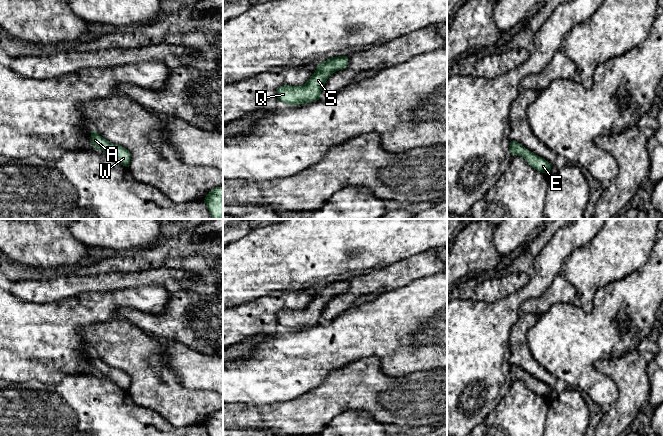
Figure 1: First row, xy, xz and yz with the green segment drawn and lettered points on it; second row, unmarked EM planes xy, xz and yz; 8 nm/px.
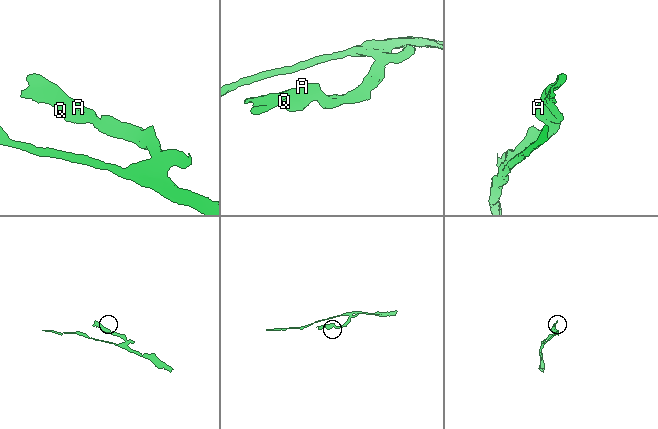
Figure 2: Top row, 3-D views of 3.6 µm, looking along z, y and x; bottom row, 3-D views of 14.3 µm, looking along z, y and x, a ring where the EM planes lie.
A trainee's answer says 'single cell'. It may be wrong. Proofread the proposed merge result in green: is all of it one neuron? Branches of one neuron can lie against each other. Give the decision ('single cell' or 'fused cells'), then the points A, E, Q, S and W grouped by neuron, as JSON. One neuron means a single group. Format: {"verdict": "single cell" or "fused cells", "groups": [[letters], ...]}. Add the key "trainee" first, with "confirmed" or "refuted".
{"trainee": "confirmed", "verdict": "single cell", "groups": [["A", "E", "Q", "S", "W"]]}

